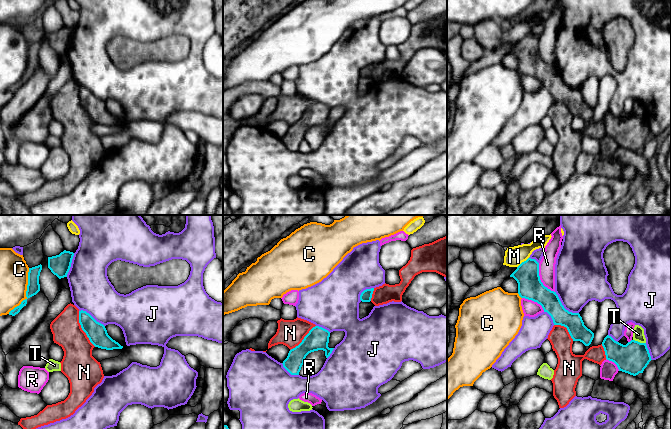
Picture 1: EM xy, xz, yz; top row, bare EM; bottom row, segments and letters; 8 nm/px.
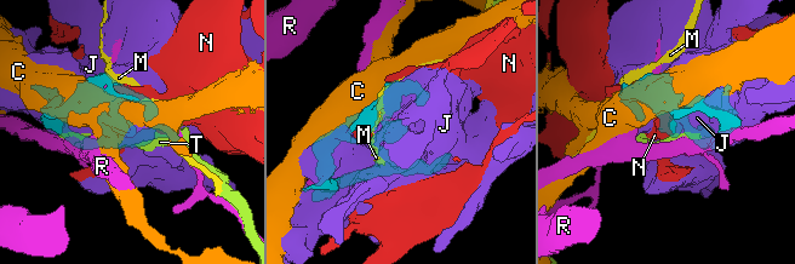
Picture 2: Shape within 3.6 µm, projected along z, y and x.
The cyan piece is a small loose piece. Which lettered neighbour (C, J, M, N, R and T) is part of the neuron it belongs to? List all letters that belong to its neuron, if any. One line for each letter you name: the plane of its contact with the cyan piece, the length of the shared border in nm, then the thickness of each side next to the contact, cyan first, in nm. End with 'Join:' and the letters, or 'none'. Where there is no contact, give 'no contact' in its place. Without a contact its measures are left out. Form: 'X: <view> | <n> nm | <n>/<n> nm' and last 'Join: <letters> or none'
N: xy | 320 nm | 160/240 nm
Join: N

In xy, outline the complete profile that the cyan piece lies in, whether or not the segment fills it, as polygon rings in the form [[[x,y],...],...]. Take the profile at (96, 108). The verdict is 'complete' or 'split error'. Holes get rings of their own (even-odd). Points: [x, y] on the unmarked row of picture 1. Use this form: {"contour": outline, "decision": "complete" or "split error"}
{"contour": [[[79,87],[79,99],[82,106],[86,109],[90,118],[98,124],[113,126],[122,125],[118,118],[113,116],[107,109],[105,102],[97,98],[89,89],[86,87]]], "decision": "complete"}

